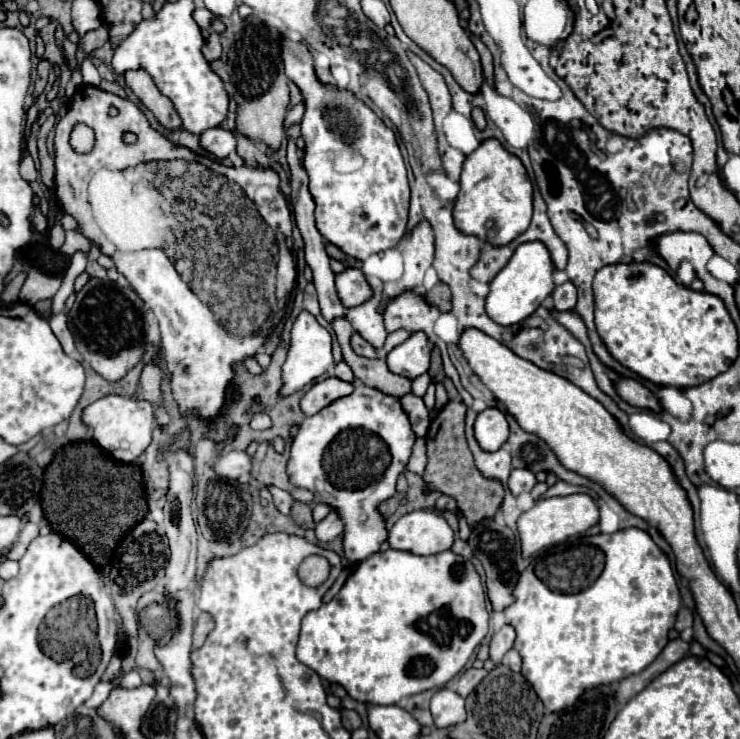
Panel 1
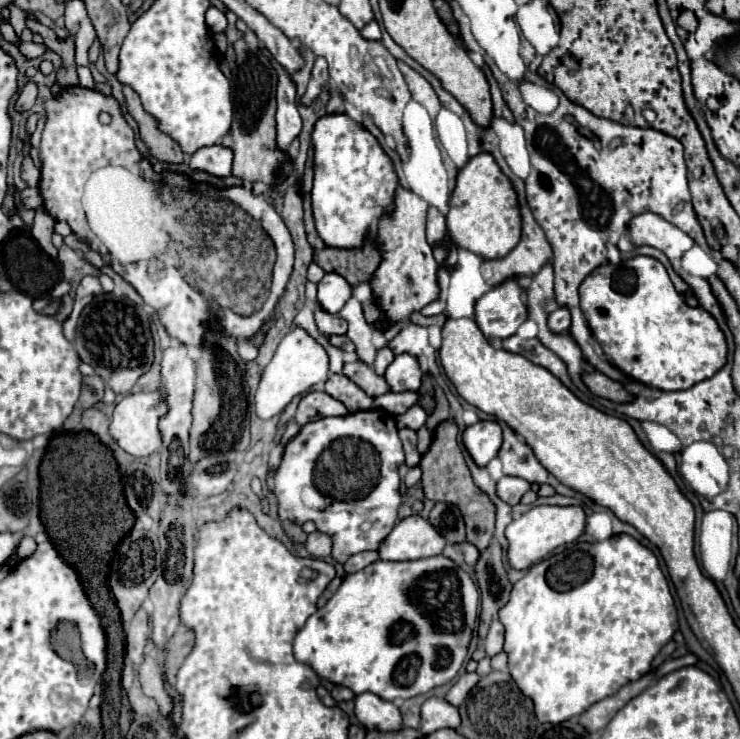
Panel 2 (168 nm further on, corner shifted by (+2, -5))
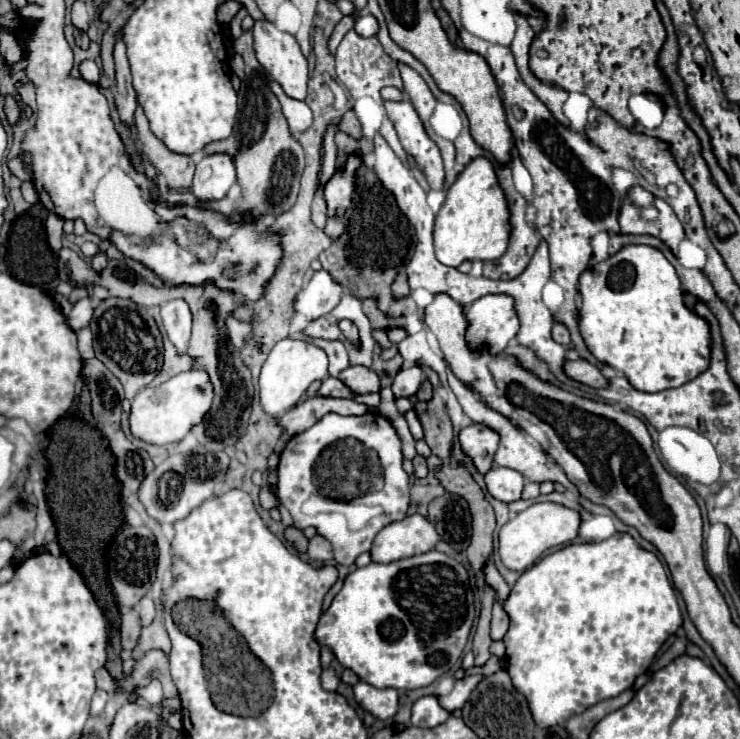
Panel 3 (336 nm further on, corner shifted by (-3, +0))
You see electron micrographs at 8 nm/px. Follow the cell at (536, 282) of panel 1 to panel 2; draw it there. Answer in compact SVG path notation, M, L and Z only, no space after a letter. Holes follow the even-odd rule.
M505 279L475 305L475 323L487 339L511 337L525 319L525 287L519 285L519 279Z

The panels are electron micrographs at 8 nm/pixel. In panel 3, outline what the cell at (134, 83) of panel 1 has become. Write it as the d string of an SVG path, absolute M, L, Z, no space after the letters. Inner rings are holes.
M140 106L136 108L136 130L138 130L138 140L142 142L142 150L152 162L152 166L164 176L166 184L174 190L186 192L190 188L192 176L194 176L194 162L190 156L170 152L150 130L148 130L148 120L144 118L144 112Z

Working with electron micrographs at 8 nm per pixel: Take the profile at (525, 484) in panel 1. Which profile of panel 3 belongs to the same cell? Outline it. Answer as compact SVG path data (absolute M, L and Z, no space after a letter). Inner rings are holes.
M490 468L484 476L486 488L490 496L494 496L500 502L514 502L520 500L520 492L524 488L524 476L516 474L516 470L508 468Z

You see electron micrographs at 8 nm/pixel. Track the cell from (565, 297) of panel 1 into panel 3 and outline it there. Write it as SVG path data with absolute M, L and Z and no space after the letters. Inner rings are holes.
M554 324L552 326L552 338L562 344L562 346L570 346L570 334L566 330L566 326L560 326L560 324Z

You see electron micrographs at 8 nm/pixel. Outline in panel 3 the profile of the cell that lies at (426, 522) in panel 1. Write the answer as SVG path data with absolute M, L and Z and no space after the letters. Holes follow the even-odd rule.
M412 514L380 530L372 542L370 556L372 562L388 564L394 560L424 554L432 550L438 540L440 536L428 520L420 514Z

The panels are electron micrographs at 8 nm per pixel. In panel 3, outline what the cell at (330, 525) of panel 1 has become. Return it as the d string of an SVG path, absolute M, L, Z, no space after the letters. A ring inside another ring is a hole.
M318 534L310 540L308 544L308 556L314 560L314 562L328 562L332 560L332 544L326 540L326 538L320 538Z

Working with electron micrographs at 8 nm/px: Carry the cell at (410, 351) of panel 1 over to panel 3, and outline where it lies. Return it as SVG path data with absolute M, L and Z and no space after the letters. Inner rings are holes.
M410 366L410 368L402 368L398 372L398 376L392 382L392 392L394 398L410 398L416 394L418 386L422 382L422 370L420 366Z

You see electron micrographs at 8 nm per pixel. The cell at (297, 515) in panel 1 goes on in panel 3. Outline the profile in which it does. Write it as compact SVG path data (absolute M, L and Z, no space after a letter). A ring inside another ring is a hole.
M288 528L286 530L286 540L298 550L298 552L306 552L306 546L308 546L308 540L304 538L304 534L298 530L298 528Z

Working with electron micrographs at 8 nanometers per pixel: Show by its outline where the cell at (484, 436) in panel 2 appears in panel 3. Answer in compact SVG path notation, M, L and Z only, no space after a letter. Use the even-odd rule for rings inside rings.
M470 424L468 428L464 428L458 434L458 440L460 440L462 452L468 458L472 458L476 470L480 474L486 474L492 466L492 454L496 452L496 446L500 440L500 438L496 438L496 432L488 430L486 426Z

